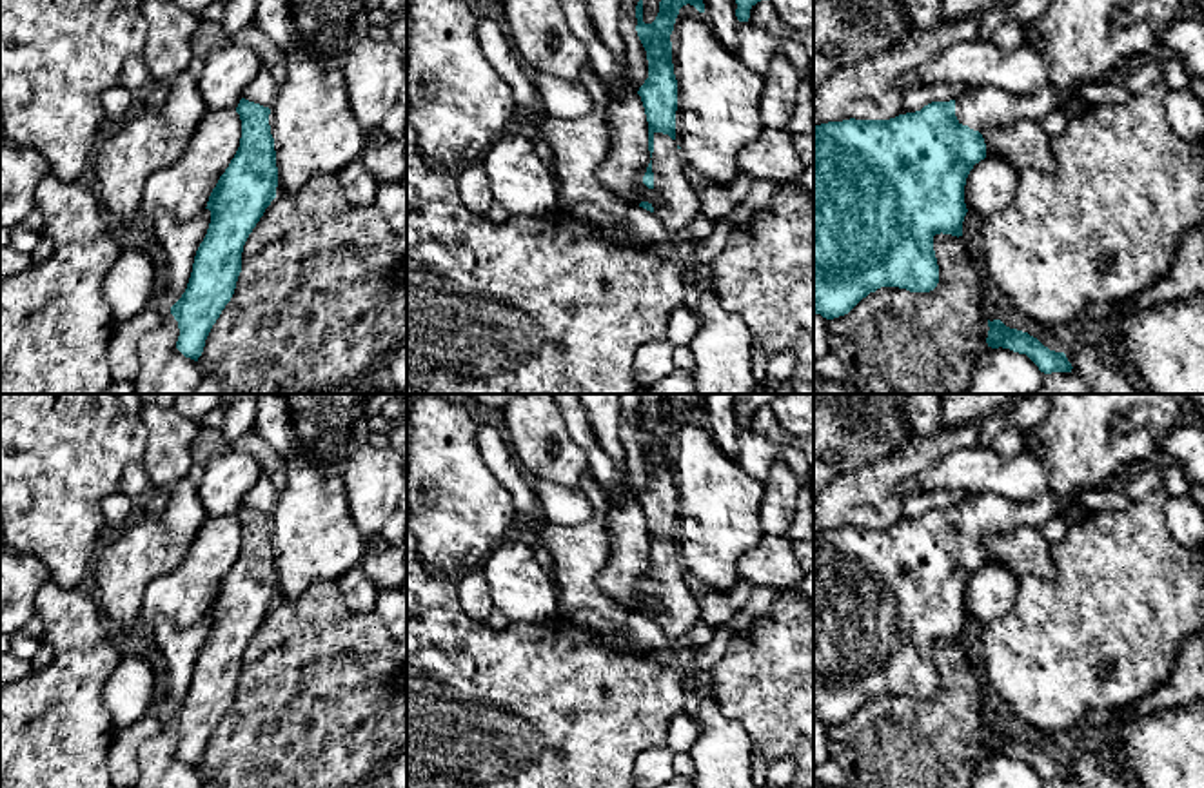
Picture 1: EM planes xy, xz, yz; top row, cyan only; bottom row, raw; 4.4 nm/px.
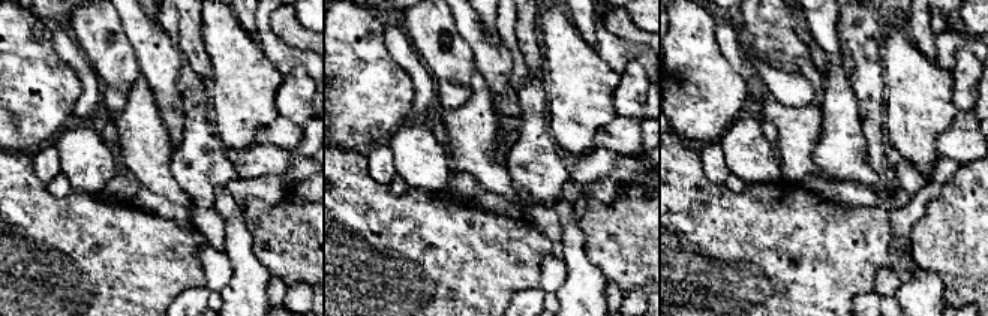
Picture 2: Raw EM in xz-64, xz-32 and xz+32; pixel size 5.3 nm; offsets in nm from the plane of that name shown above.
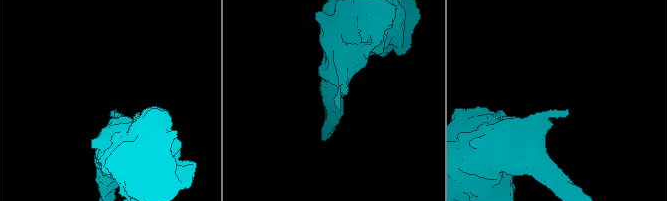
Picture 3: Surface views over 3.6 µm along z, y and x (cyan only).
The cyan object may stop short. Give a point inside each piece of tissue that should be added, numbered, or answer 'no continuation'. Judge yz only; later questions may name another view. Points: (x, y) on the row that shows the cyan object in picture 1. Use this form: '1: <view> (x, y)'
1: yz (983, 108)

